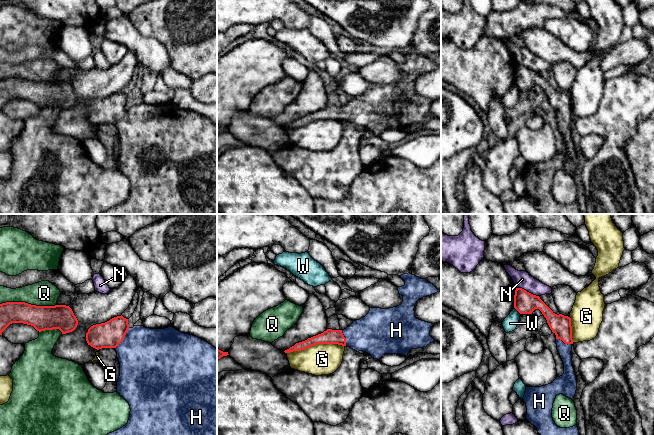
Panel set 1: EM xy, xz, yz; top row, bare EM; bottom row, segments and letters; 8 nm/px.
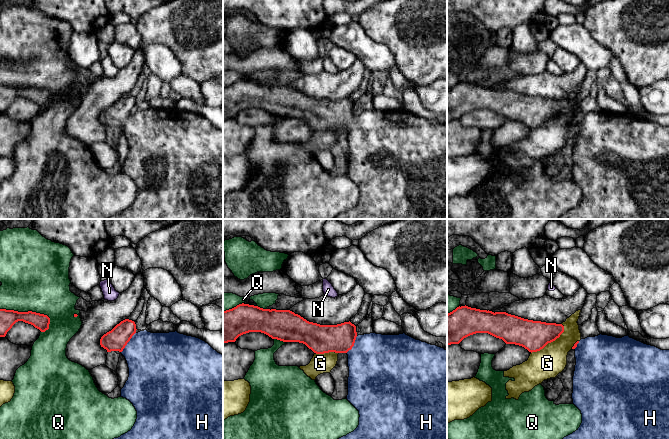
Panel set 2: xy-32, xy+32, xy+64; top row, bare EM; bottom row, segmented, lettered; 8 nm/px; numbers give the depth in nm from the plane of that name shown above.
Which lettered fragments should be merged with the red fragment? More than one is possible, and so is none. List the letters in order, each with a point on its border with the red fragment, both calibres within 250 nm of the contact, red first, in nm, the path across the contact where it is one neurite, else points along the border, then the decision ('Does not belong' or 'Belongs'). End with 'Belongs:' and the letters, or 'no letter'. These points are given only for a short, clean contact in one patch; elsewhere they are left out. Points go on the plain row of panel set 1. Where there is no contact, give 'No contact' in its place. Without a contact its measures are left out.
G: Touches red at xz (315, 120). Thickness 120 nm (red) against 260 nm. Does not belong
H: Touches red at xy (123, 114). Thickness 220 nm (red) against 460 nm. Path across: xy (110, 110), (117, 110), (123, 114), (147, 133). Belongs
N: Touches red at yz (528, 68). Thickness 180 nm (red) against 140 nm. Boundary: yz (517, 63), (521, 63), (538, 72). Does not belong
Q: Touches red at xy (27, 79). Thickness 200 nm (red) against 200 nm. Does not belong
W: Touches red at yz (517, 86). Thickness 180 nm (red) against 120 nm. Does not belong
Belongs: H

